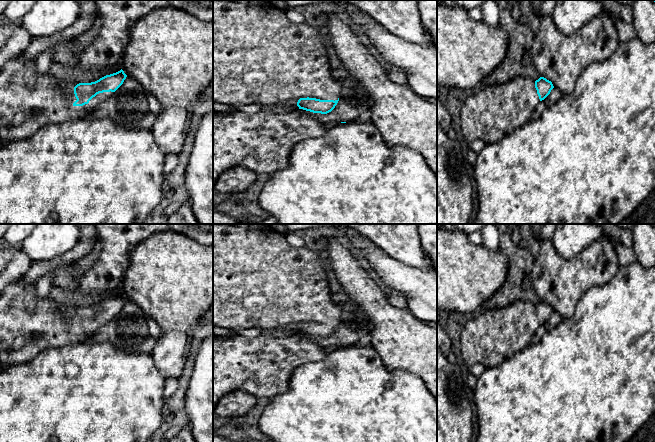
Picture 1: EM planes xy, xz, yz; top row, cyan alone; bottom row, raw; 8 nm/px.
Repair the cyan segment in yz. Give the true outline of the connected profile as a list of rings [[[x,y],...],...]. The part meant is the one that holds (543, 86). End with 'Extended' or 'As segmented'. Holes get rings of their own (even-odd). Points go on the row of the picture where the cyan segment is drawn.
[[[516,76],[505,83],[478,87],[471,92],[462,94],[457,105],[457,110],[460,113],[461,131],[466,142],[471,144],[473,141],[481,139],[485,144],[493,144],[500,141],[512,131],[531,121],[532,114],[537,105],[550,94],[553,88],[552,82],[544,77],[540,77],[538,80],[534,81],[528,77]]]. Extended

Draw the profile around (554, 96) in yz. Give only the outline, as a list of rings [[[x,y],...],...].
[[[554,87],[551,90],[550,94],[544,100],[539,102],[535,111],[532,114],[532,120],[539,118],[548,107],[558,102],[561,97],[562,97],[561,92]]]

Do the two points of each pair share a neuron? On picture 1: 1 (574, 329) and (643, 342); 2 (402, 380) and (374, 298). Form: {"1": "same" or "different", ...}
{"1": "same", "2": "different"}

